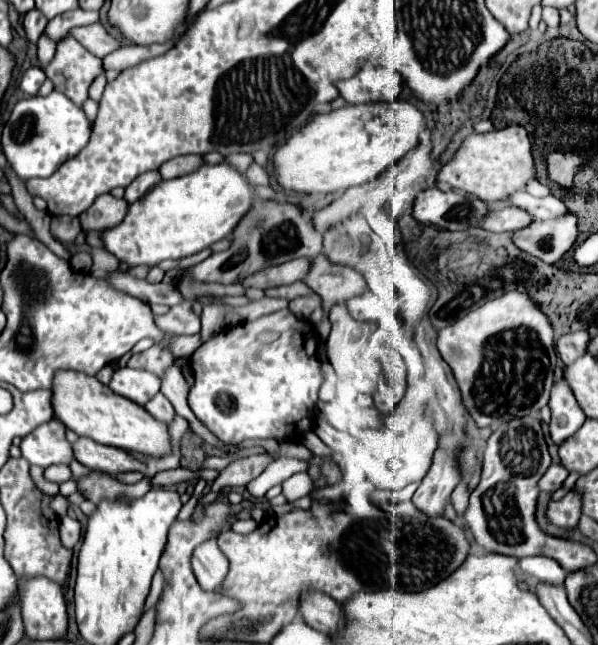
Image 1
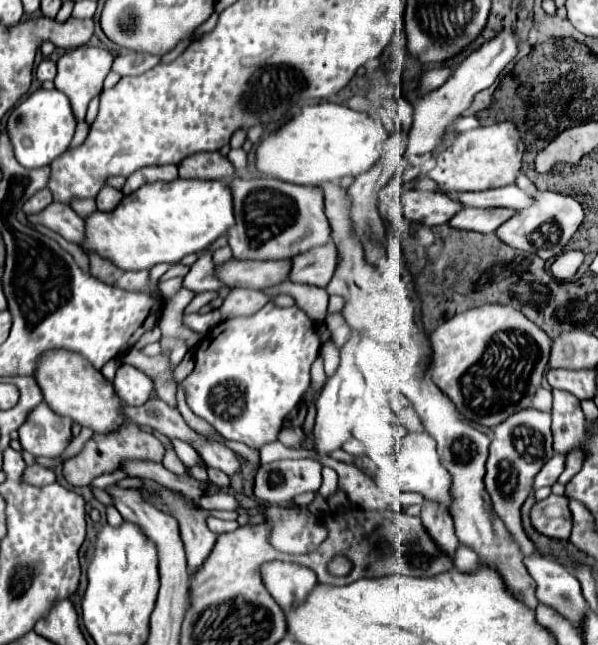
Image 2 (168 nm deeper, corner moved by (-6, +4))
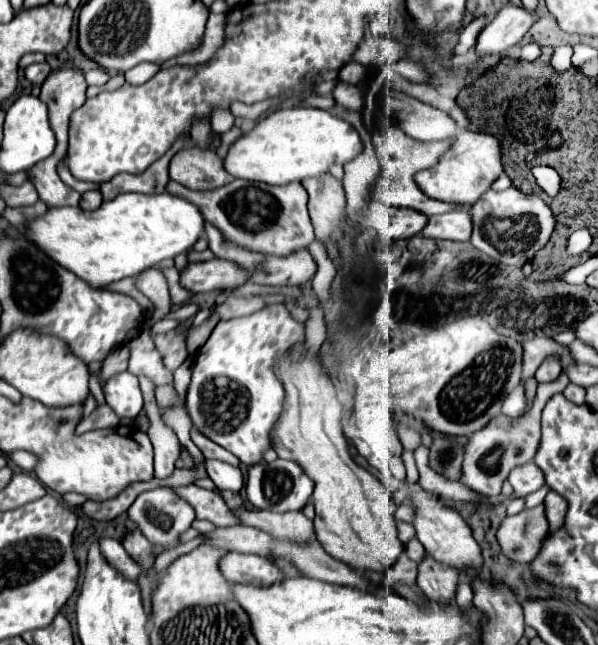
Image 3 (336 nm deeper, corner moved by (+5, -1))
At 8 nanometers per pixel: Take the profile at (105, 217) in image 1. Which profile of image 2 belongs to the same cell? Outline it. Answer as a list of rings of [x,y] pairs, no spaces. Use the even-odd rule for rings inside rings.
[[[105,186],[99,194],[97,194],[97,210],[101,212],[111,212],[119,206],[119,202],[123,200],[121,190],[115,190],[111,186]]]

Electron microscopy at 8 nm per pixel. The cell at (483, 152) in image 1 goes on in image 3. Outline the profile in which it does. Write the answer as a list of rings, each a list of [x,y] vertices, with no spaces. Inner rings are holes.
[[[464,131],[456,137],[454,145],[442,155],[442,159],[434,167],[416,173],[414,181],[420,187],[420,191],[430,199],[462,207],[476,203],[476,199],[480,199],[480,195],[498,179],[502,171],[504,169],[500,163],[500,143],[492,135]]]

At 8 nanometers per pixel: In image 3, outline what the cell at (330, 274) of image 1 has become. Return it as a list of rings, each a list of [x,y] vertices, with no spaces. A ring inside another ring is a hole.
[[[206,221],[206,237],[210,243],[210,251],[226,261],[236,263],[238,267],[242,267],[244,271],[250,273],[248,281],[258,283],[258,285],[302,285],[308,279],[314,277],[316,273],[316,263],[310,255],[310,251],[294,251],[292,255],[286,257],[276,257],[276,255],[256,255],[256,251],[244,251],[244,247],[236,247],[236,243],[228,243],[228,239],[224,239],[224,235],[220,235],[218,227],[212,227]]]

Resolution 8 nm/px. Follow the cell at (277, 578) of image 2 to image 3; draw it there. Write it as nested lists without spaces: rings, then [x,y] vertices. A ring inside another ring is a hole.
[[[226,551],[224,559],[220,559],[220,573],[232,583],[272,585],[284,579],[280,569],[276,569],[260,555],[248,555],[238,551]]]

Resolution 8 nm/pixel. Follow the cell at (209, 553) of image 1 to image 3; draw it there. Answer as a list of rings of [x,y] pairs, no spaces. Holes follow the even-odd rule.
[[[152,489],[152,491],[144,491],[138,495],[138,499],[132,503],[132,507],[128,509],[128,517],[136,523],[136,527],[140,529],[140,533],[158,545],[166,545],[172,547],[176,545],[176,539],[182,531],[186,531],[192,521],[194,521],[194,511],[190,507],[190,503],[184,503],[176,491],[172,489]]]

